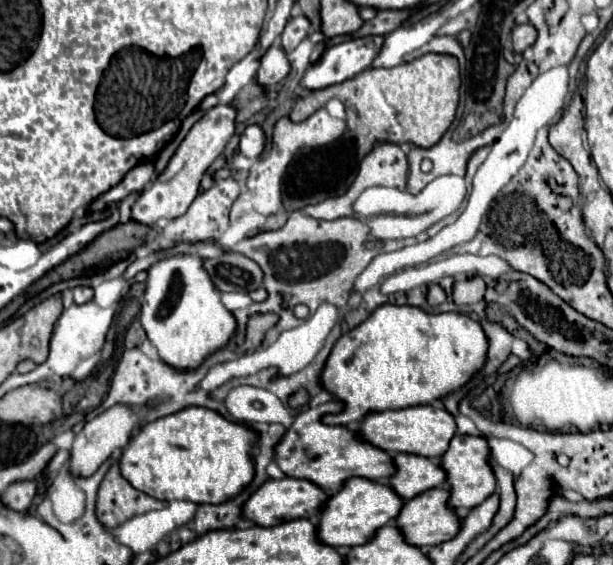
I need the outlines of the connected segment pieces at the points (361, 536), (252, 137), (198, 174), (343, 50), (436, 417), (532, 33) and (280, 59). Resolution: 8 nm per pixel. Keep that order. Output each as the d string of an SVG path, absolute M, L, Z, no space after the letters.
M353 477L343 485L343 489L337 495L329 497L329 501L325 503L317 535L323 543L331 547L363 545L371 541L371 537L375 537L377 529L381 529L385 523L395 519L401 507L403 507L403 499L395 493L391 485L377 483L365 477Z
M249 125L239 141L239 151L245 157L259 157L265 149L265 131L261 129L261 125Z
M231 103L225 105L217 105L213 109L209 109L187 133L187 137L181 141L181 145L177 147L175 155L169 159L169 165L165 167L165 171L153 181L153 185L149 189L143 189L131 209L133 219L145 225L155 225L159 219L175 219L181 217L189 205L193 203L193 199L199 193L199 183L203 179L203 175L207 173L207 169L211 167L211 163L223 153L227 141L235 135L235 117L237 117L237 109Z
M367 35L349 39L345 43L329 47L321 59L307 67L301 87L325 89L329 85L343 83L363 69L367 69L383 47L383 35Z
M419 405L419 407L405 407L397 411L383 411L383 413L369 413L359 429L359 437L367 439L369 443L389 451L389 453L415 453L429 459L441 457L449 449L449 441L457 431L455 417L441 405Z
M517 25L513 29L513 49L517 53L523 53L527 47L531 47L537 39L537 31L533 25Z
M271 45L269 51L261 57L261 65L257 71L257 79L263 87L273 87L277 85L281 79L287 77L291 69L291 63L287 59L287 53L281 45Z

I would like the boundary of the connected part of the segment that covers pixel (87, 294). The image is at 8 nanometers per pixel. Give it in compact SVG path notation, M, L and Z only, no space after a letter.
M75 287L73 289L75 305L83 305L83 303L87 303L91 299L93 299L93 289L89 289L89 287Z

